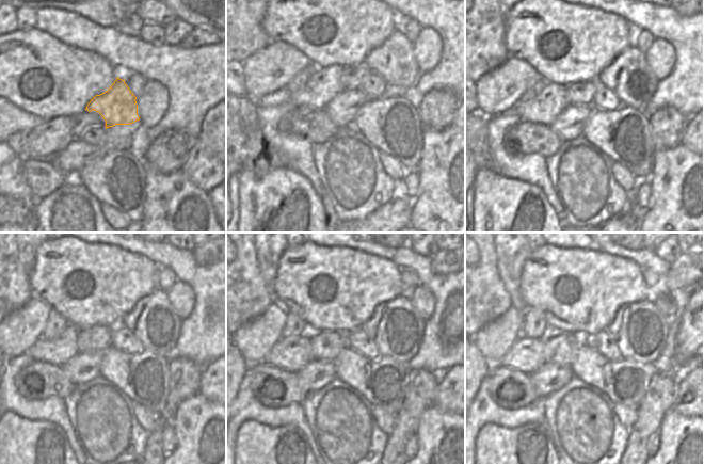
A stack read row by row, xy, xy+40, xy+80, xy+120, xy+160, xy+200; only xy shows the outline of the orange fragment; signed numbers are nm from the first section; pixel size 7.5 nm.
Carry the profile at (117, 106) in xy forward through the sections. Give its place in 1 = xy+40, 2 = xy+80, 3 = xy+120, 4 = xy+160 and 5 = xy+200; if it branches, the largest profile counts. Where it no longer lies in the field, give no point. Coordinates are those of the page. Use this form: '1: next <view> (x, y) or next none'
1: next xy+40 (383, 73)
2: next xy+80 (628, 76)
3: next xy+120 (153, 319)
4: next xy+160 (397, 329)
5: next xy+200 (639, 328)

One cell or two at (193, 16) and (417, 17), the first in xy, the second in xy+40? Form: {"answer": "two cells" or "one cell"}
{"answer": "two cells"}

